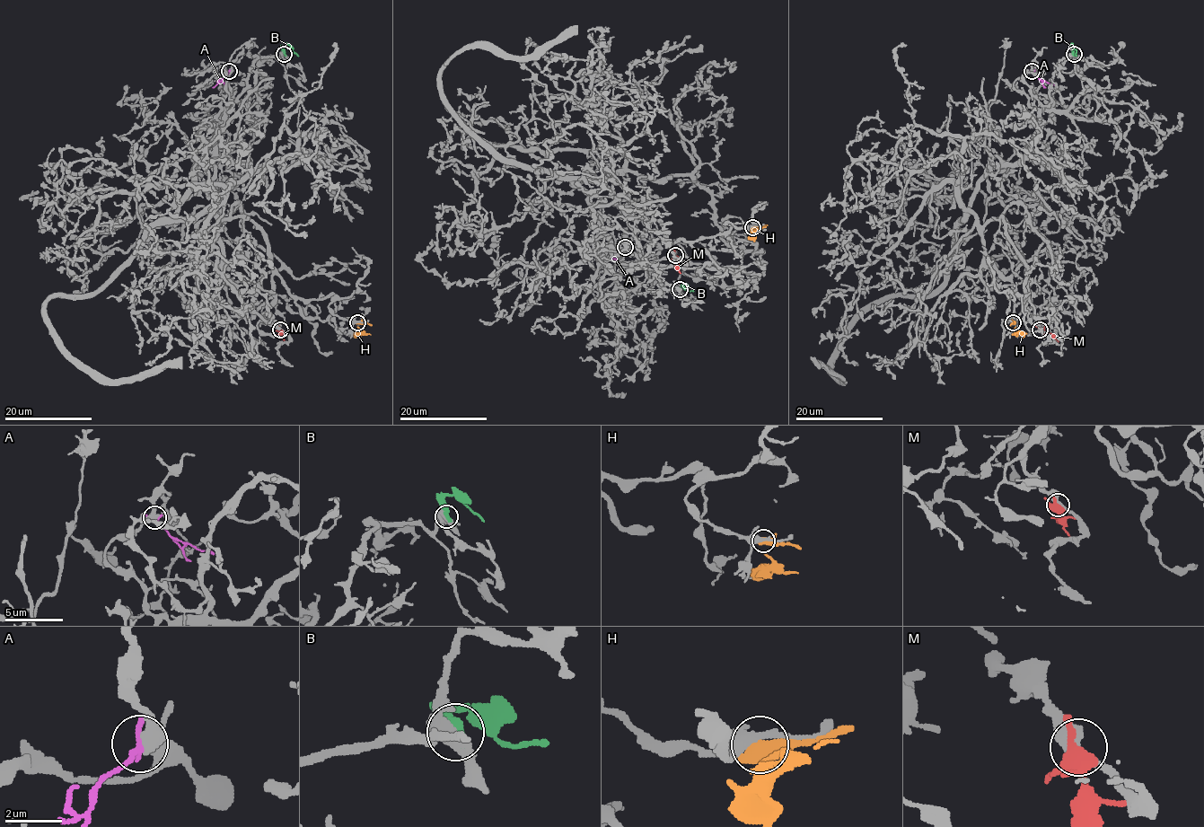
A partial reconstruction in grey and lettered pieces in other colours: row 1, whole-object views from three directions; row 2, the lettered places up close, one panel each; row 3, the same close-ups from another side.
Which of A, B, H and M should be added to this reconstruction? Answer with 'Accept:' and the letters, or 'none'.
Accept: B

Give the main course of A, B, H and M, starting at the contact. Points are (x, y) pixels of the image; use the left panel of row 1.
A: (229, 71), (221, 81), (225, 84)
B: (284, 54), (285, 47), (298, 57)
H: (357, 322), (360, 329), (353, 337)
M: (280, 329), (280, 337), (285, 342)

